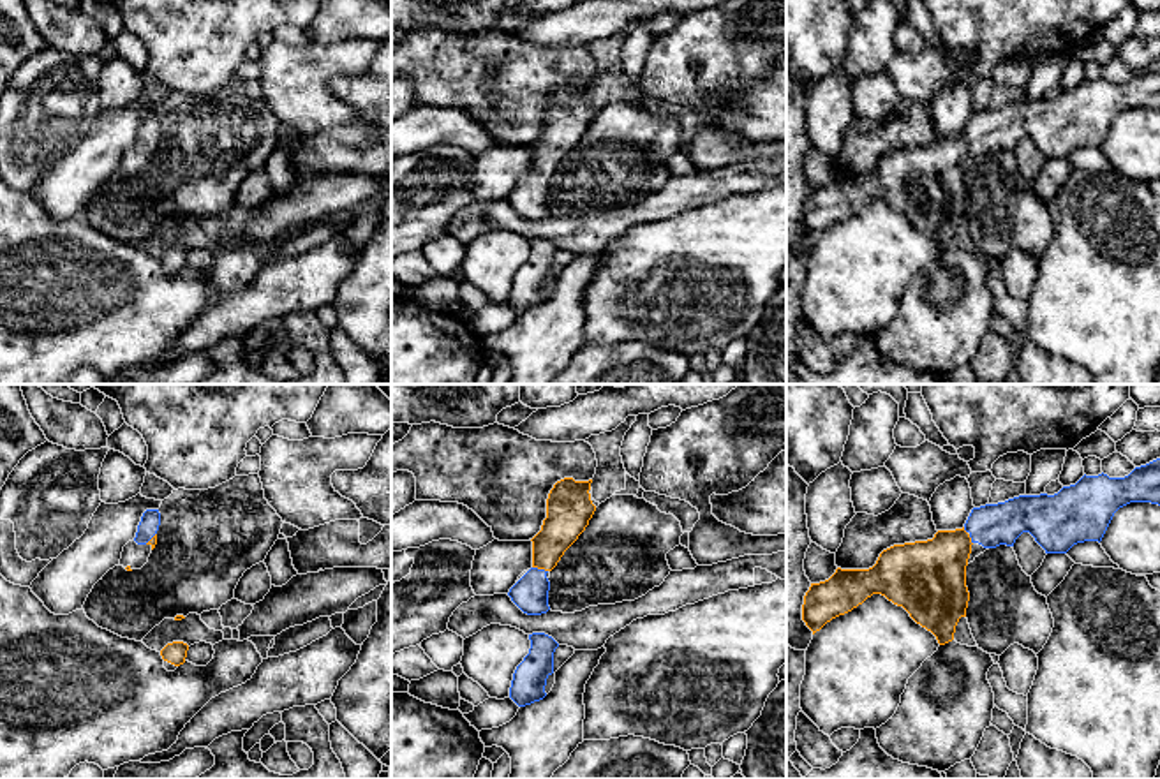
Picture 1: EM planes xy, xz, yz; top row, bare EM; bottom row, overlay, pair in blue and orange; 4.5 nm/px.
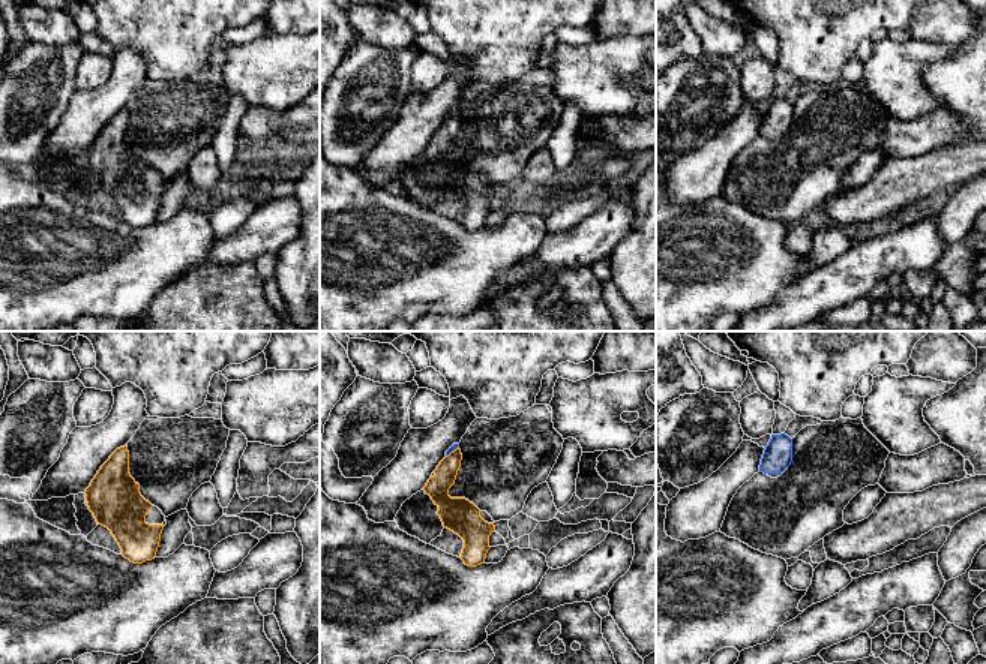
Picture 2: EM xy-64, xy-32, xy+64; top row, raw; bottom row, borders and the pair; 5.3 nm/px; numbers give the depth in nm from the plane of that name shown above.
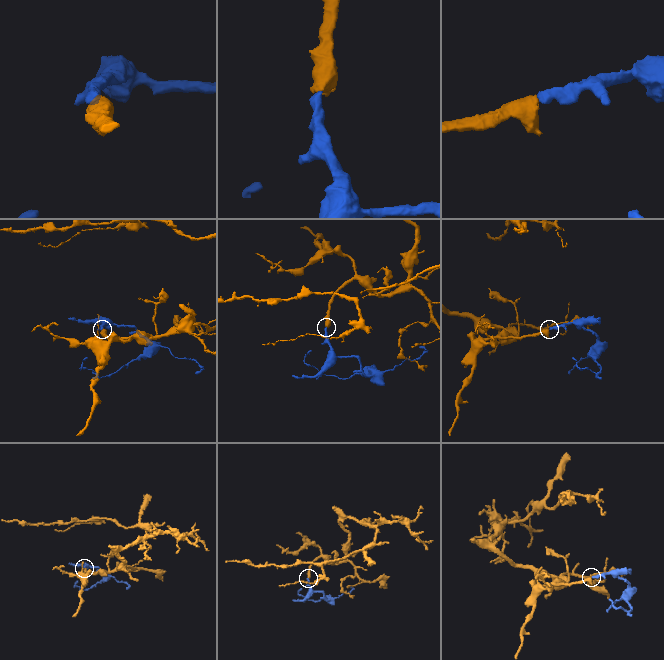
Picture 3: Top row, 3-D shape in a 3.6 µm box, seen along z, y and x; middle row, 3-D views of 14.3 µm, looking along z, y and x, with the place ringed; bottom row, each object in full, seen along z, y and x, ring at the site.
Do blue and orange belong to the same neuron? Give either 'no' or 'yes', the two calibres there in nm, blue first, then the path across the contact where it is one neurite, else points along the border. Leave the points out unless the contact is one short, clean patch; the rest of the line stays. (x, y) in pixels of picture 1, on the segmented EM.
yes | 160/180 nm | across xz (531, 593), (540, 570), (547, 547), (565, 522)

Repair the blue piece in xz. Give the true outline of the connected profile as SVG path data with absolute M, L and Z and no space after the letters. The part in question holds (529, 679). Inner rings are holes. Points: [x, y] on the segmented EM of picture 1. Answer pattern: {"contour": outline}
{"contour": "M529 634L531 649L524 661L517 666L509 687L509 698L525 707L547 696L547 679L554 673L554 652L559 643L545 634Z"}

